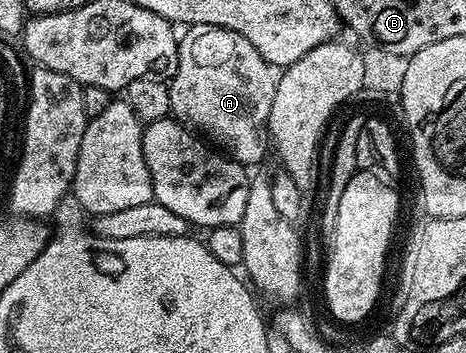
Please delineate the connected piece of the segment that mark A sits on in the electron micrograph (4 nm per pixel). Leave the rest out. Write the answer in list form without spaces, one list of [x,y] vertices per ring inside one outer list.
[[[221,26],[188,27],[179,40],[179,65],[170,77],[171,116],[187,129],[205,135],[237,163],[251,167],[270,149],[268,119],[277,76],[254,45]]]

